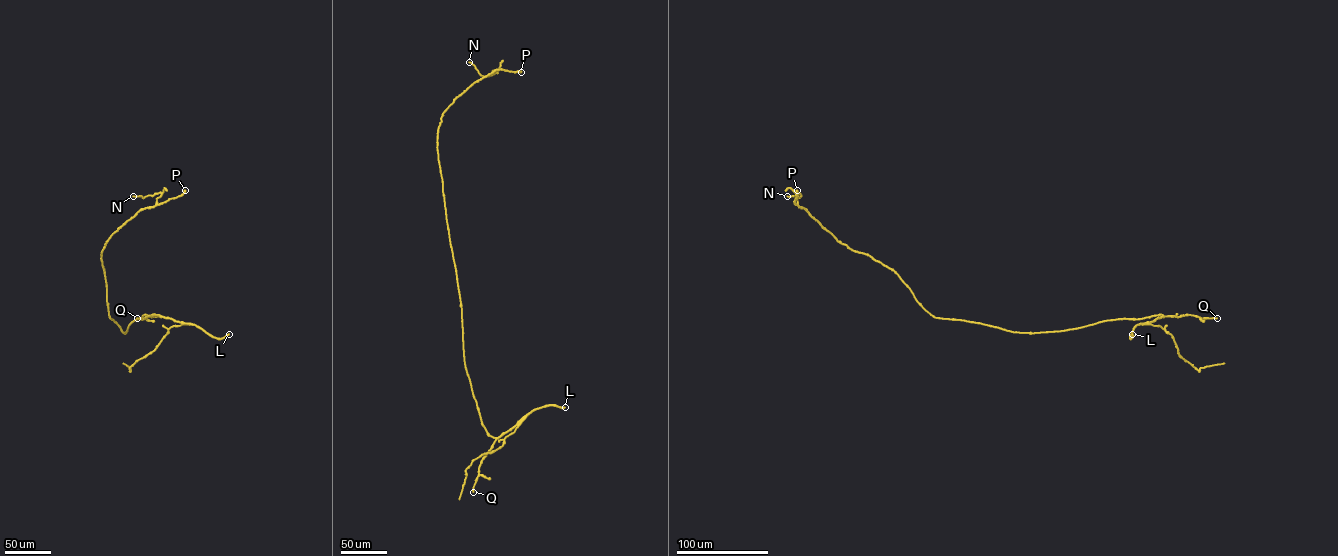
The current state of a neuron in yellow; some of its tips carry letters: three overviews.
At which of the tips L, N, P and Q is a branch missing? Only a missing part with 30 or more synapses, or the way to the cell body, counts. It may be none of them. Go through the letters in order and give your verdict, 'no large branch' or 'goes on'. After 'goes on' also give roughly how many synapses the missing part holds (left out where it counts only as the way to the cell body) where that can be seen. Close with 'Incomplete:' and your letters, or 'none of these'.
L: no large branch
N: no large branch
P: no large branch
Q: goes on | 35 syn
Incomplete: Q

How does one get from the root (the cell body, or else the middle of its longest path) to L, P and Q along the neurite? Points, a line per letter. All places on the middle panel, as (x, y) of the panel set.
L: (458, 288), (465, 367), (482, 424), (487, 433), (497, 438), (537, 409), (549, 405), (565, 407)
P: (458, 288), (438, 160), (438, 130), (442, 114), (474, 82), (496, 70), (521, 72)
Q: (458, 288), (465, 368), (482, 424), (496, 438), (482, 461), (473, 492)

